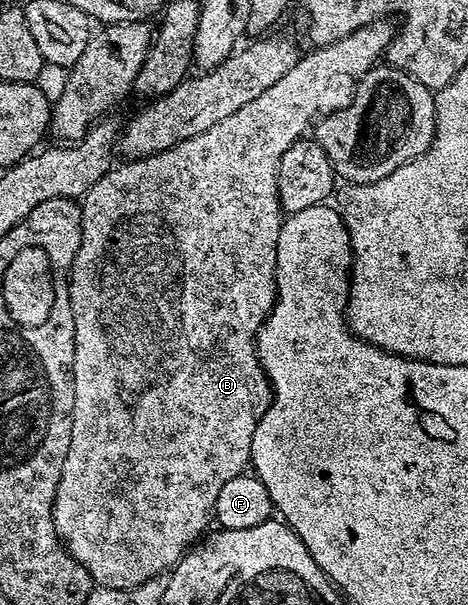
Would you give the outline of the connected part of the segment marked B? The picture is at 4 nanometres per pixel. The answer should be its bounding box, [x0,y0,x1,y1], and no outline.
[52,18,394,589]

